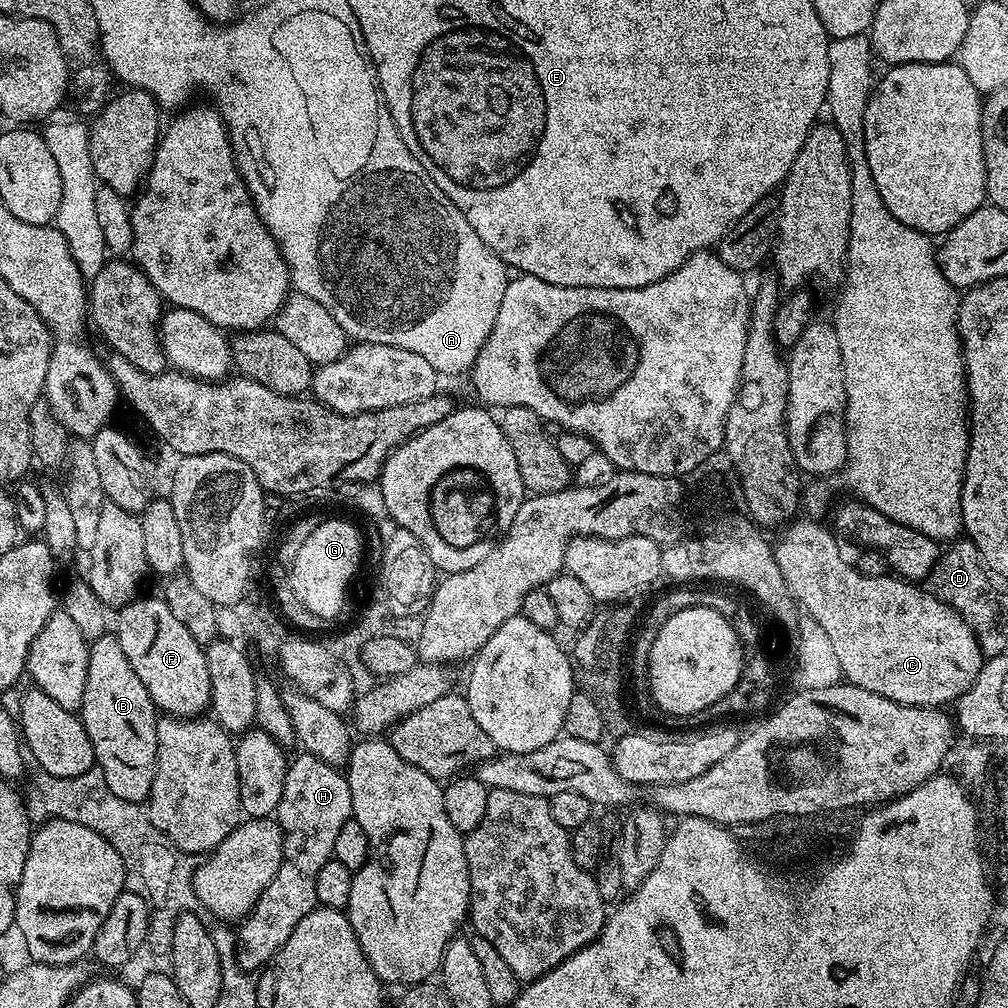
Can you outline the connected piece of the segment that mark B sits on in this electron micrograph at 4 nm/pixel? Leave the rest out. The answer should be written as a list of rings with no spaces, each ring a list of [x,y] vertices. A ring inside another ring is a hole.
[[[105,634],[102,638],[89,643],[86,694],[82,698],[82,706],[78,715],[86,726],[86,734],[90,734],[90,742],[94,746],[96,755],[95,767],[106,778],[106,786],[110,786],[110,791],[118,794],[118,798],[126,798],[126,802],[144,804],[152,789],[156,773],[158,709],[156,703],[150,698],[146,686],[142,686],[142,678],[134,674],[134,666],[130,666],[122,650],[122,642],[118,642],[115,634]]]

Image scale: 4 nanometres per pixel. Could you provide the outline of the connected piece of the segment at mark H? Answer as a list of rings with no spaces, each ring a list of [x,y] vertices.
[[[306,751],[299,755],[291,757],[286,770],[286,786],[282,786],[282,802],[278,802],[274,813],[276,823],[284,832],[284,861],[278,866],[278,874],[270,878],[270,886],[262,890],[250,914],[238,924],[239,951],[235,957],[240,968],[248,974],[271,965],[282,946],[286,946],[286,938],[294,934],[294,926],[318,907],[314,890],[318,870],[333,859],[338,830],[352,819],[347,775]]]

